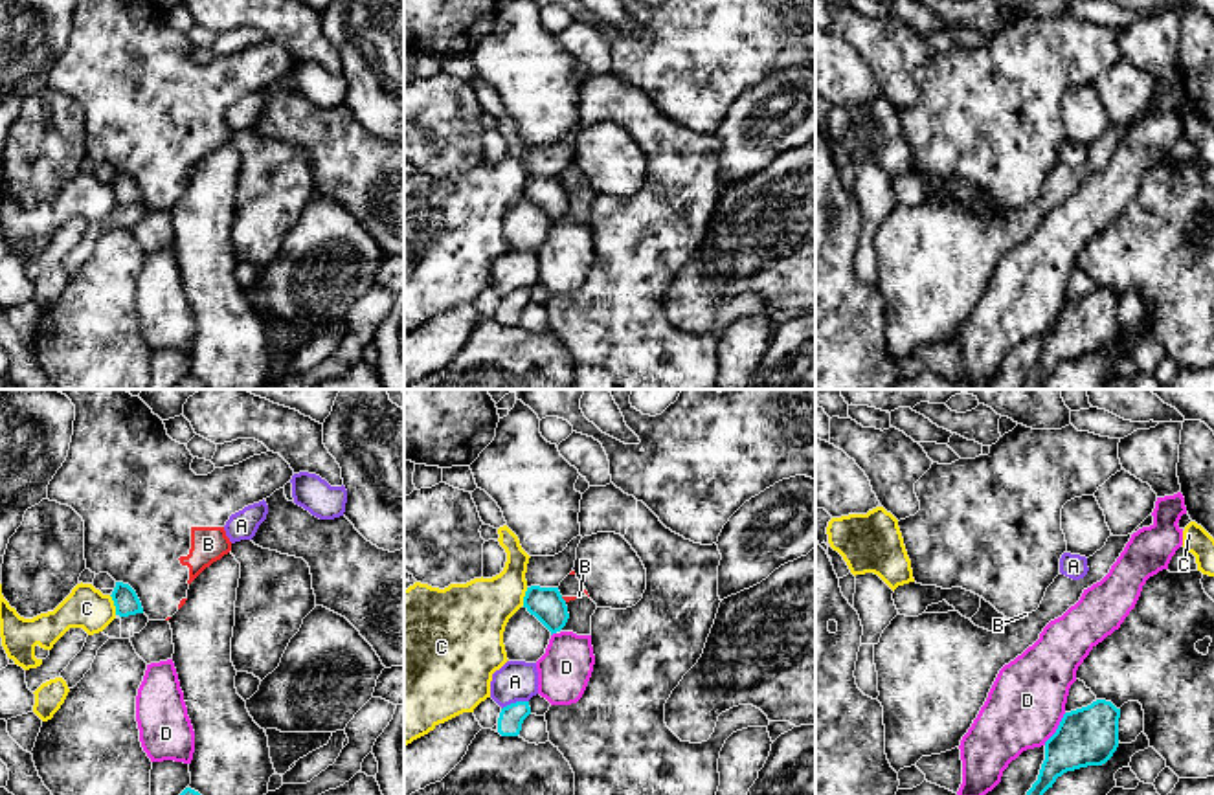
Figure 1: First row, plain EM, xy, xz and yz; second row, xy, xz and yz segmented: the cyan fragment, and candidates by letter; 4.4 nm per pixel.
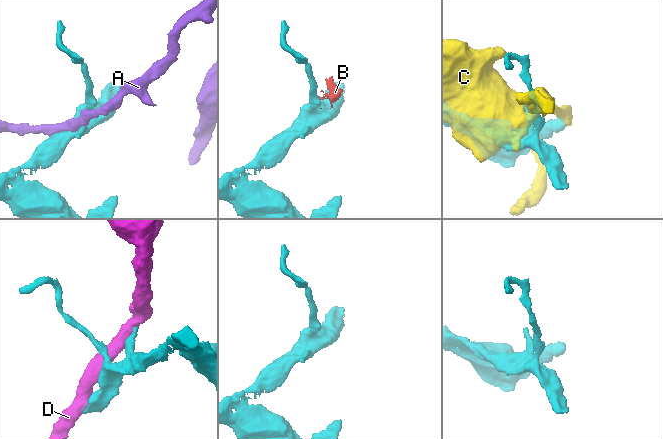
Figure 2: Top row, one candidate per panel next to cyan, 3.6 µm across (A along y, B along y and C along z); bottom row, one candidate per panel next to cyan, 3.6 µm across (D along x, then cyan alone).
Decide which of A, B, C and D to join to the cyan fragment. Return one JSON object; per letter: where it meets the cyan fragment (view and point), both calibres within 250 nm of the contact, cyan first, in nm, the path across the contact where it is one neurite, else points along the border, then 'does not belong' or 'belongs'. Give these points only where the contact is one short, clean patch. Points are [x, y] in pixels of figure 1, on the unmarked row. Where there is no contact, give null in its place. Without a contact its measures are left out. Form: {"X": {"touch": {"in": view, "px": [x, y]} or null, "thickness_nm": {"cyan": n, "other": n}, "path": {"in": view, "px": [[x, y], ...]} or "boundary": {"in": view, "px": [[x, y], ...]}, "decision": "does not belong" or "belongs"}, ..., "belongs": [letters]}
{"A": {"touch": {"in": "xz", "px": [517, 291]}, "thickness_nm": {"cyan": 110, "other": 180}, "decision": "does not belong"}, "B": {"touch": {"in": "xz", "px": [562, 188]}, "thickness_nm": {"cyan": 150, "other": 20}, "boundary": {"in": "xz", "px": [[561, 186], [566, 190]]}, "decision": "does not belong"}, "C": {"touch": {"in": "xy", "px": [114, 193]}, "thickness_nm": {"cyan": 110, "other": 180}, "decision": "does not belong"}, "D": {"touch": {"in": "yz", "px": [1056, 318]}, "thickness_nm": {"cyan": 260, "other": 340}, "decision": "does not belong"}, "belongs": []}

